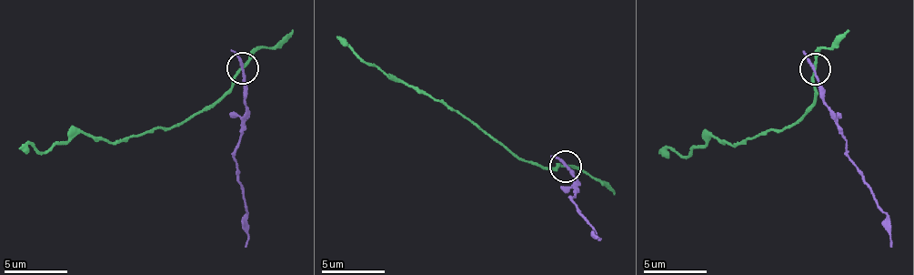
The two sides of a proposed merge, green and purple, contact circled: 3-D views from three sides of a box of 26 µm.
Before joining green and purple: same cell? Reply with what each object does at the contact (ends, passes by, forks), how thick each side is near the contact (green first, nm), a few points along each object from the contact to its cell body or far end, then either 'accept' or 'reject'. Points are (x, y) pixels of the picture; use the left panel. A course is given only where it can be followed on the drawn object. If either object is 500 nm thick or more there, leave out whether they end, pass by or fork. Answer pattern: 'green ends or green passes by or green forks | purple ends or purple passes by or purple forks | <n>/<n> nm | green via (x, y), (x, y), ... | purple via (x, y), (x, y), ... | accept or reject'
green passes by | purple passes by | 160/190 nm | green via (243, 67), (217, 99), (179, 124), (116, 142), (75, 132), (45, 151), (18, 147) | purple via (243, 67), (246, 106), (236, 159), (247, 216), (244, 248) | reject

